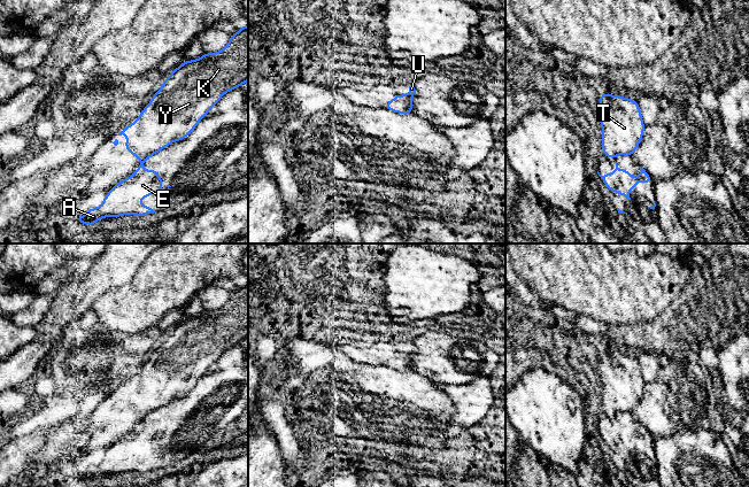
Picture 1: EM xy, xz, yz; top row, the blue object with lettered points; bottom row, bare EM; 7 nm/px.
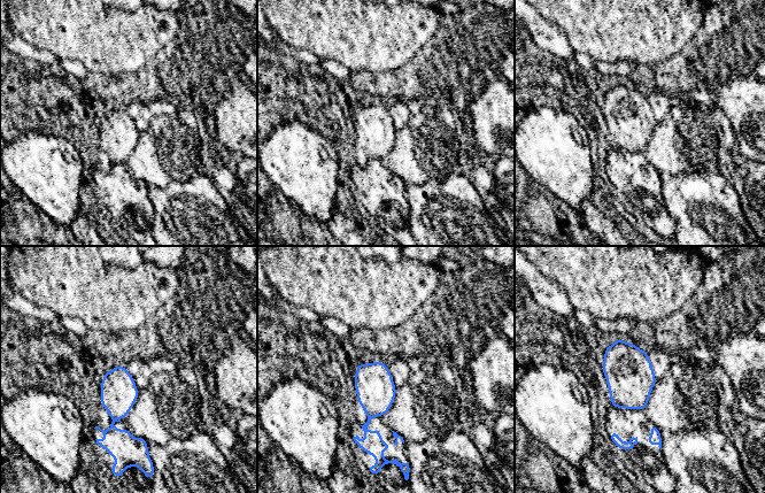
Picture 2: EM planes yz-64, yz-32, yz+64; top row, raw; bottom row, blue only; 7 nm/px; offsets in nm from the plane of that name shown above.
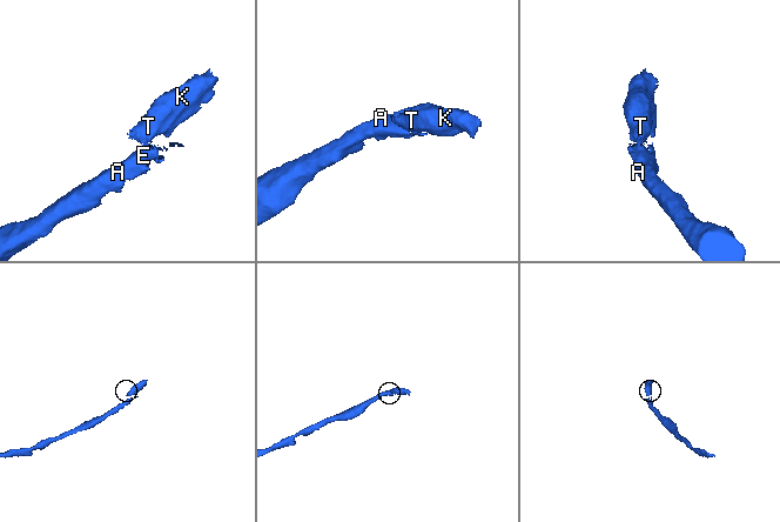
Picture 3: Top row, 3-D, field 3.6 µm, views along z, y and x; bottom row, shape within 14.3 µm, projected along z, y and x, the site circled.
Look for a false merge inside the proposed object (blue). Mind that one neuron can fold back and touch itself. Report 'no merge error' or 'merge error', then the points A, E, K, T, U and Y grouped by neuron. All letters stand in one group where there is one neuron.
merge error; A E / K T U Y

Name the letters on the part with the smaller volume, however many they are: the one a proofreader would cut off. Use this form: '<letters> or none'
K, T, U, Y

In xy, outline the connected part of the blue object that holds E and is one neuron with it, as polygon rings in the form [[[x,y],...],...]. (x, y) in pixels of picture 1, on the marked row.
[[[149,157],[145,159],[133,175],[116,184],[107,193],[100,207],[88,209],[86,214],[77,217],[78,223],[95,226],[96,221],[105,217],[154,214],[155,211],[150,207],[141,206],[140,200],[162,192],[161,186],[165,181],[160,178],[155,169],[147,171],[144,168],[145,162]]]

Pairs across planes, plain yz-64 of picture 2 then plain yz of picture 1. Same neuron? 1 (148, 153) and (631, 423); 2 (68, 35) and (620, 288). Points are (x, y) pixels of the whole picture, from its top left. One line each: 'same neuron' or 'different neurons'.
1: different neurons
2: same neuron

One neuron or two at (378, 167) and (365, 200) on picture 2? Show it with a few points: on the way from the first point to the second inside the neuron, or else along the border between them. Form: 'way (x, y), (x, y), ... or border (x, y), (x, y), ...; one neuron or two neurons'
way (375, 175), (373, 192); one neuron

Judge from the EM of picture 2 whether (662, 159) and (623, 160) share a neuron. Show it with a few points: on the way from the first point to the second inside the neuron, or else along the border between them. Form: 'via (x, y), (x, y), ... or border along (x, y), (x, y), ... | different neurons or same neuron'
border along (643, 153), (644, 158), (653, 166) | different neurons

